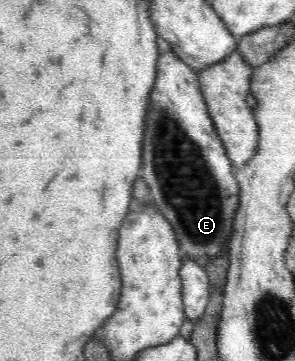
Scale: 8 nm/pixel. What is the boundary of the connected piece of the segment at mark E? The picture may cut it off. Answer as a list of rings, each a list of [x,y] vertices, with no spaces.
[[[172,50],[157,57],[155,85],[151,89],[147,107],[149,111],[145,121],[147,127],[139,175],[147,182],[156,209],[166,217],[174,229],[174,236],[183,258],[190,257],[203,265],[203,259],[217,259],[223,253],[223,249],[230,244],[234,229],[233,221],[239,207],[239,182],[235,179],[235,169],[207,111],[198,73],[183,63]]]

